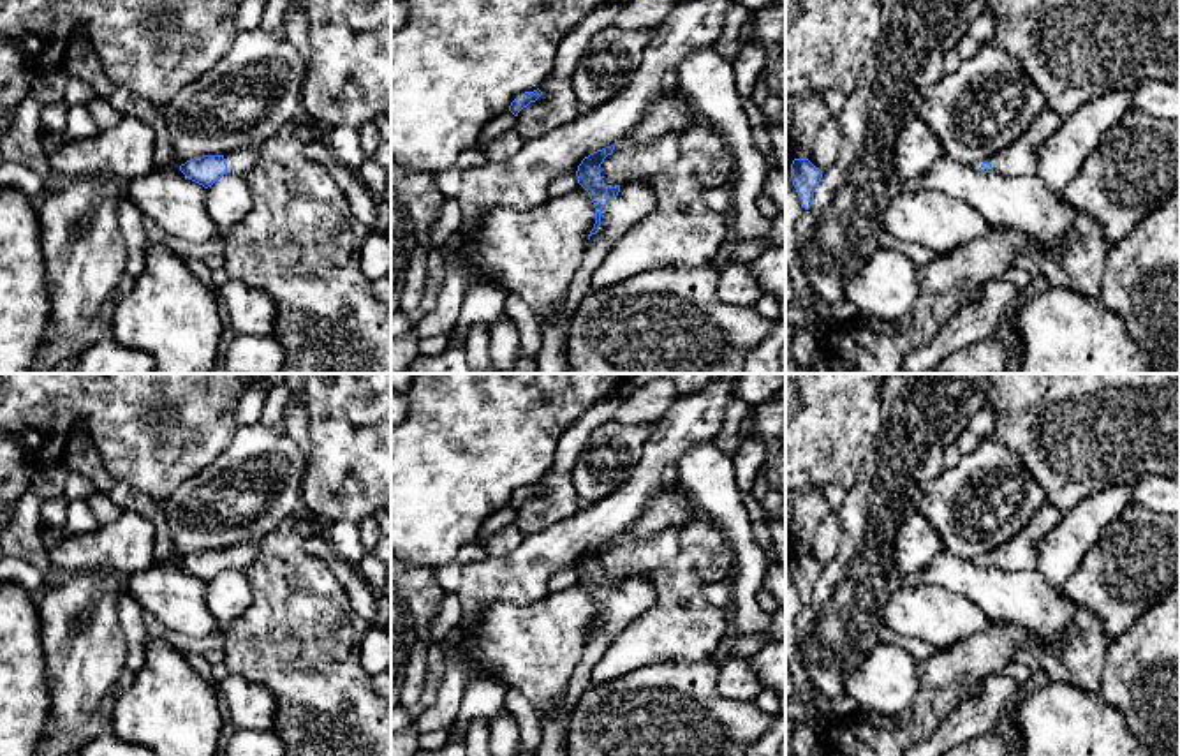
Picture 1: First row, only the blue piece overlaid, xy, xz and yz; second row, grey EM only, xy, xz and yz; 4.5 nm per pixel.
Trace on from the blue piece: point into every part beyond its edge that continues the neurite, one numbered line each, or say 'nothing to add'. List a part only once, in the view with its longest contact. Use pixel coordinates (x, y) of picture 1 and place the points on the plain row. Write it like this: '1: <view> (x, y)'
1: xz (634, 596)

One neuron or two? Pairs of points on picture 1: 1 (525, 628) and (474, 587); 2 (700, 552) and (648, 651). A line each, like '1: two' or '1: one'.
1: two
2: one

